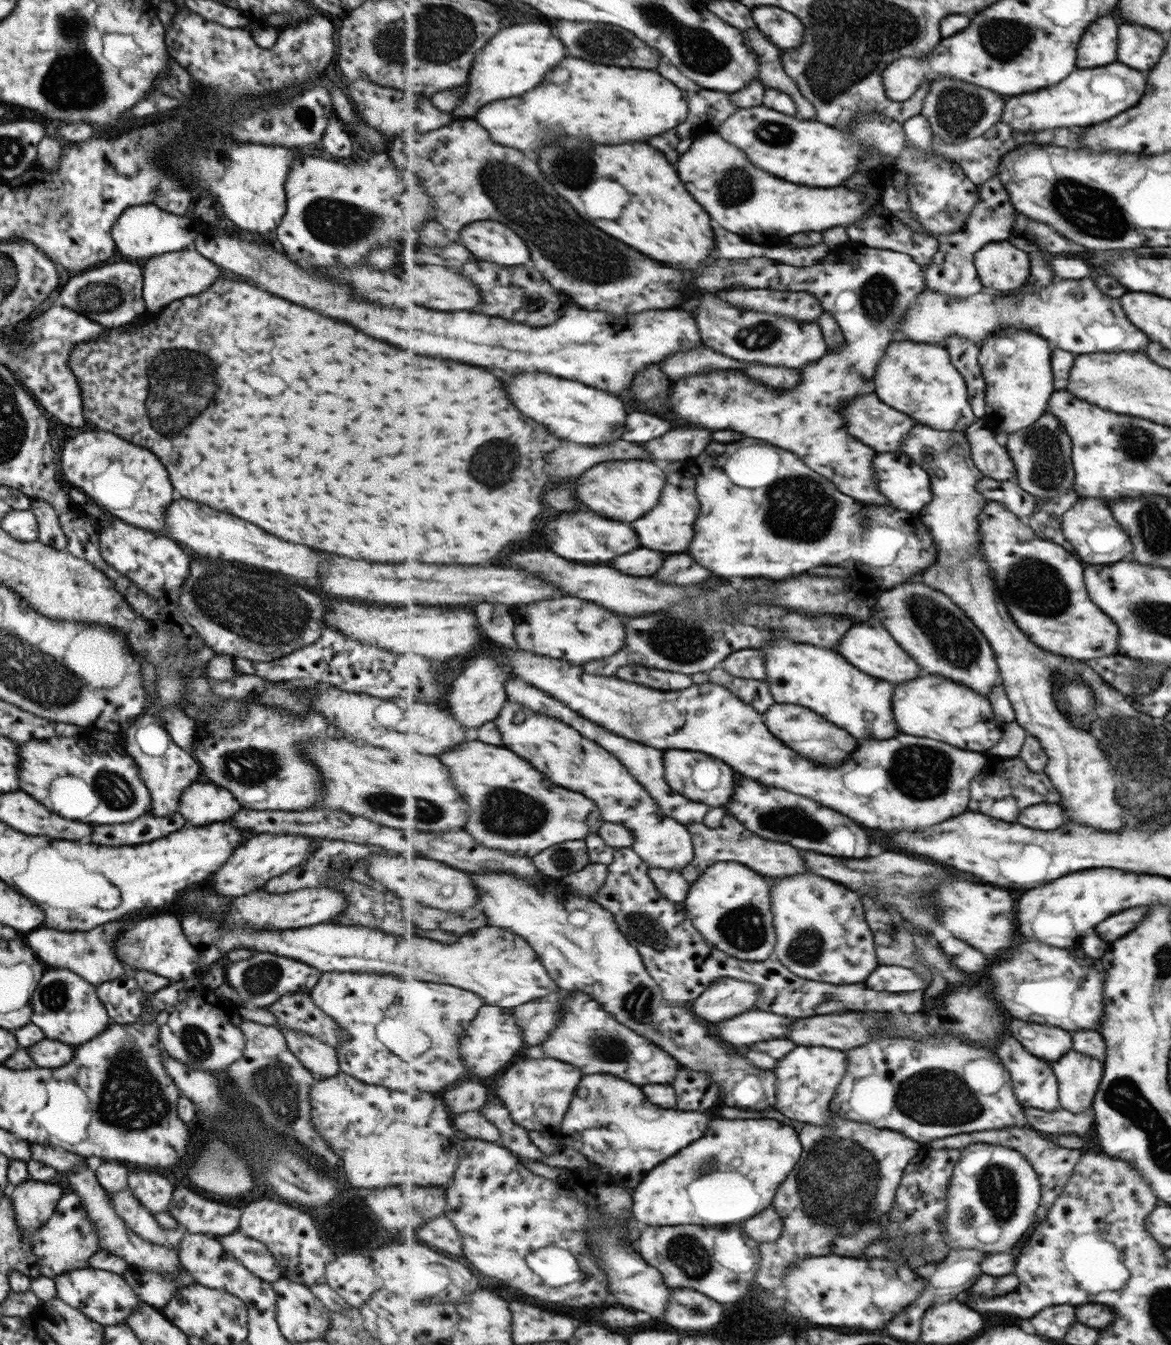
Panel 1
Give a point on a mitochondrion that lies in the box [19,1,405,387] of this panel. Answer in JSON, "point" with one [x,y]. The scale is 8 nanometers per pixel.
{"point":[74,80]}

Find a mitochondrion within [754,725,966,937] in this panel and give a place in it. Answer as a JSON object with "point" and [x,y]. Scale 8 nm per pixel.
{"point":[912,764]}

